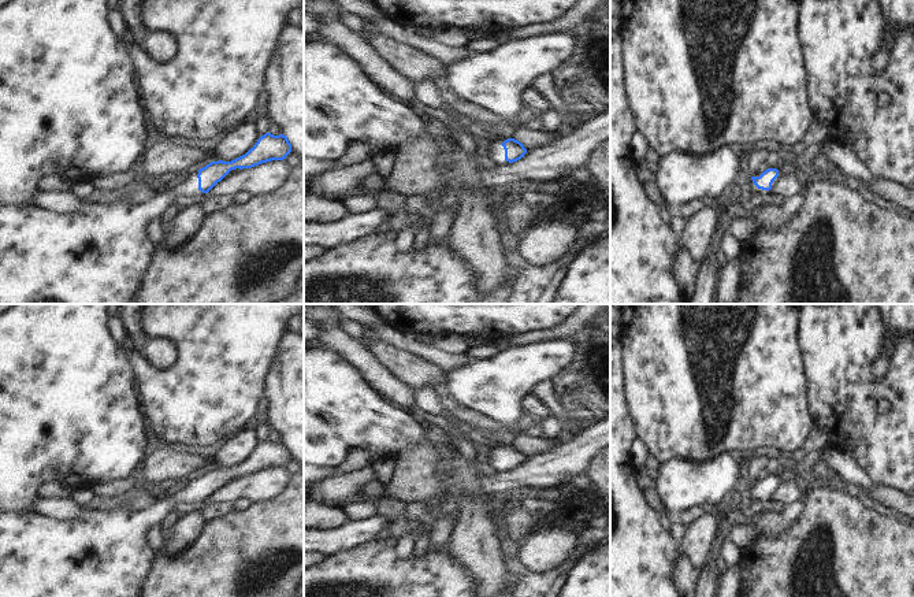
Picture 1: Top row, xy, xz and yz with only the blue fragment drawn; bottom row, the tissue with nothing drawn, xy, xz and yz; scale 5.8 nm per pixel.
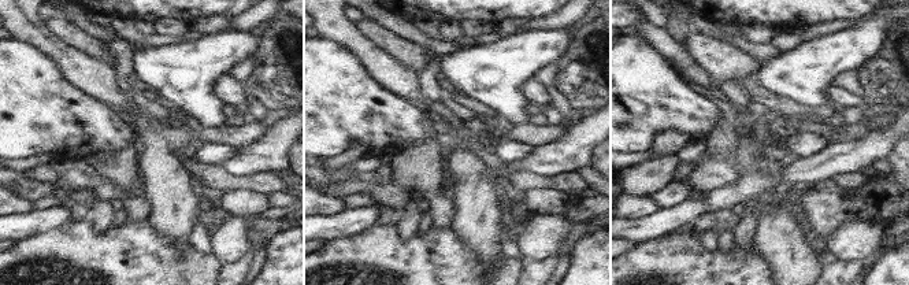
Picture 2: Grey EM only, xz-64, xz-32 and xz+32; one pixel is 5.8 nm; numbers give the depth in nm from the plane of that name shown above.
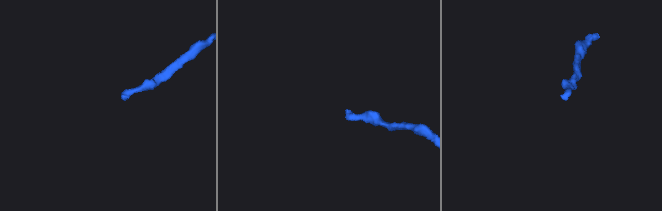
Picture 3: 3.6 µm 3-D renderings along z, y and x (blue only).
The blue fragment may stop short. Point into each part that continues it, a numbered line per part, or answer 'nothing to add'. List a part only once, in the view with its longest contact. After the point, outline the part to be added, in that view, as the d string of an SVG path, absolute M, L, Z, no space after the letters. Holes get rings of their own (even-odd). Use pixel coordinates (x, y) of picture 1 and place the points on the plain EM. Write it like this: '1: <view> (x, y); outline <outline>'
1: xz (494, 458); outline M488 444L488 449L486 453L486 457L483 459L487 461L487 464L494 468L495 471L505 468L505 456L501 450L498 450L495 446ZM482 457L483 459L483 457Z

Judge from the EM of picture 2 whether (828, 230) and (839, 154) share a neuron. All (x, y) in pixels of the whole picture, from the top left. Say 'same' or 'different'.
different

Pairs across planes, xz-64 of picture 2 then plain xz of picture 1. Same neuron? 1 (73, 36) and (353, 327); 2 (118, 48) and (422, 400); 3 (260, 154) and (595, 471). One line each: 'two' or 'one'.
1: two
2: one
3: two

